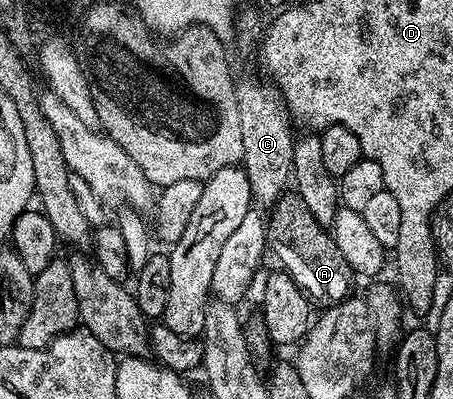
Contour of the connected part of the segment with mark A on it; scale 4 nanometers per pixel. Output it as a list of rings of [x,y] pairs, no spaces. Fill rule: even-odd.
[[[286,191],[271,207],[267,217],[269,236],[267,249],[277,256],[277,261],[284,272],[295,279],[310,302],[321,304],[321,307],[337,305],[350,296],[349,277],[351,270],[347,259],[343,259],[343,251],[335,243],[332,232],[326,226],[320,225],[311,215],[307,203],[296,191]]]

